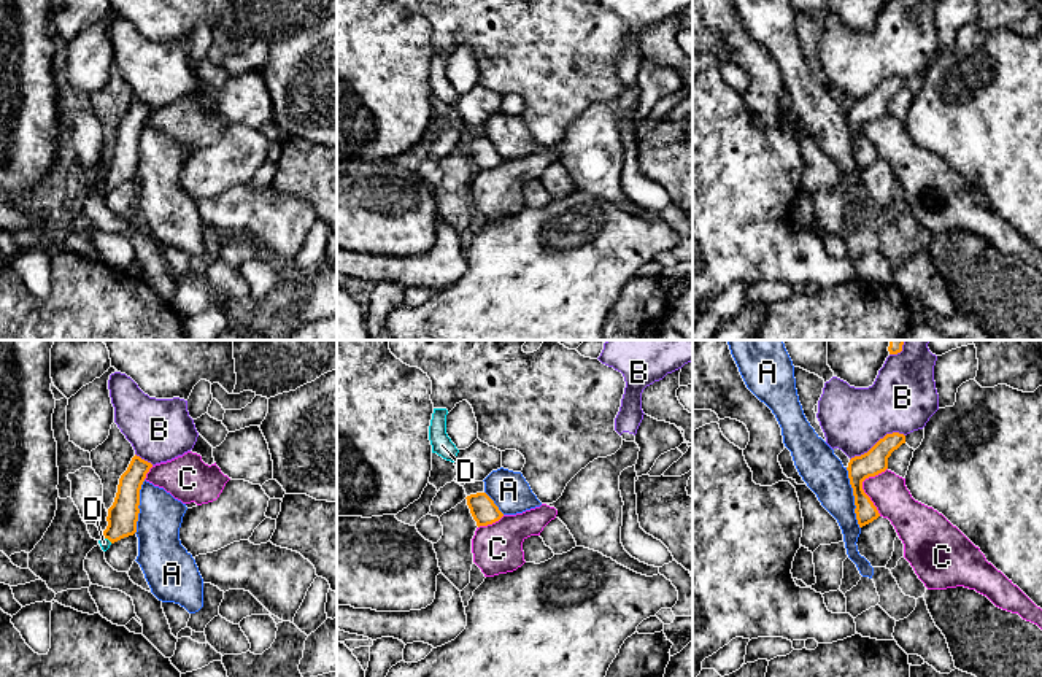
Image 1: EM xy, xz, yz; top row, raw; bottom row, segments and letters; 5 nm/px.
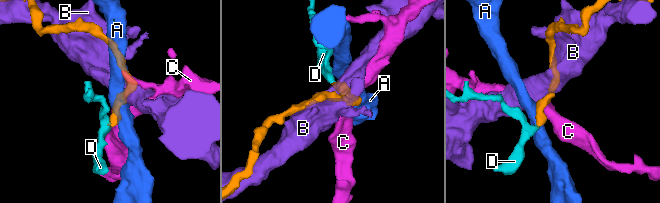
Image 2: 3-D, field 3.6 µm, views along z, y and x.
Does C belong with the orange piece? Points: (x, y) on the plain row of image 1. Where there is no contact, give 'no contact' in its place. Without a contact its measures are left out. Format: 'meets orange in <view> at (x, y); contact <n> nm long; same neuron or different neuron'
meets orange in yz at (861, 131); contact 260 nm long; different neuron

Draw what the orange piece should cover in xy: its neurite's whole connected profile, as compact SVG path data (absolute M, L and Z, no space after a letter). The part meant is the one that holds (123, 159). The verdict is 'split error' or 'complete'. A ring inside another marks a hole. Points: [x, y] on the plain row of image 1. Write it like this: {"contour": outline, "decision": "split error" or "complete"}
{"contour": "M135 99L127 114L121 119L114 146L108 153L108 170L98 184L103 195L111 188L137 176L140 133L151 111L151 106Z", "decision": "split error"}

